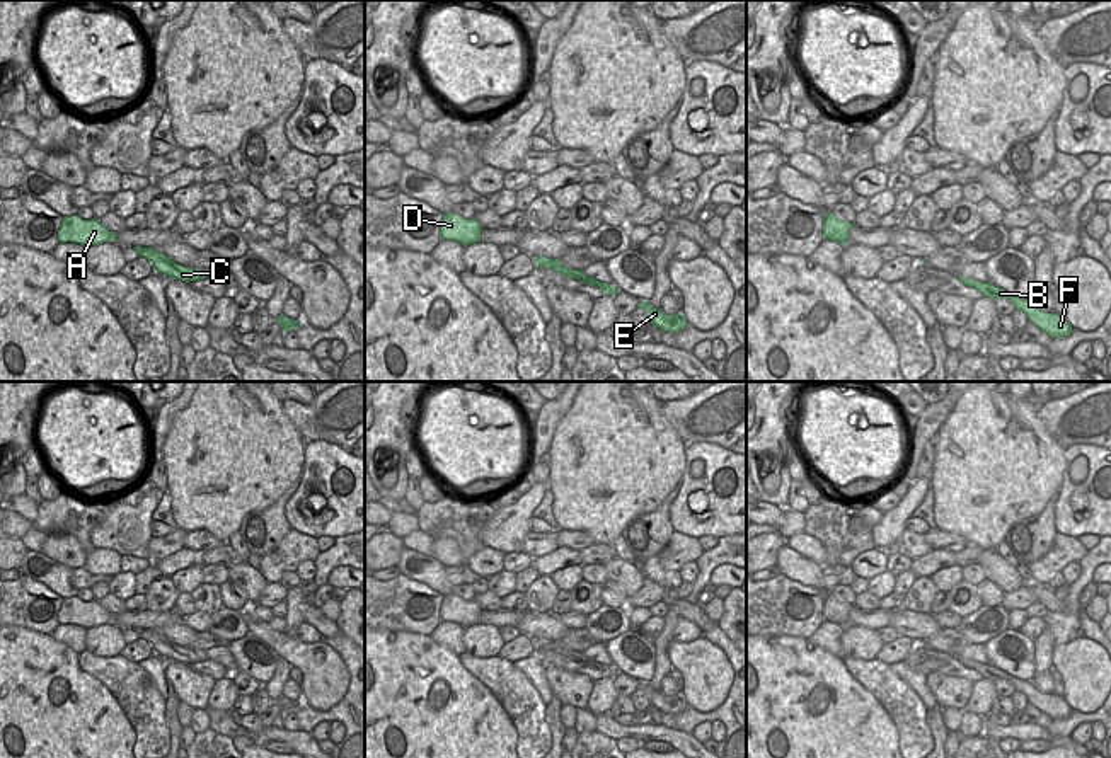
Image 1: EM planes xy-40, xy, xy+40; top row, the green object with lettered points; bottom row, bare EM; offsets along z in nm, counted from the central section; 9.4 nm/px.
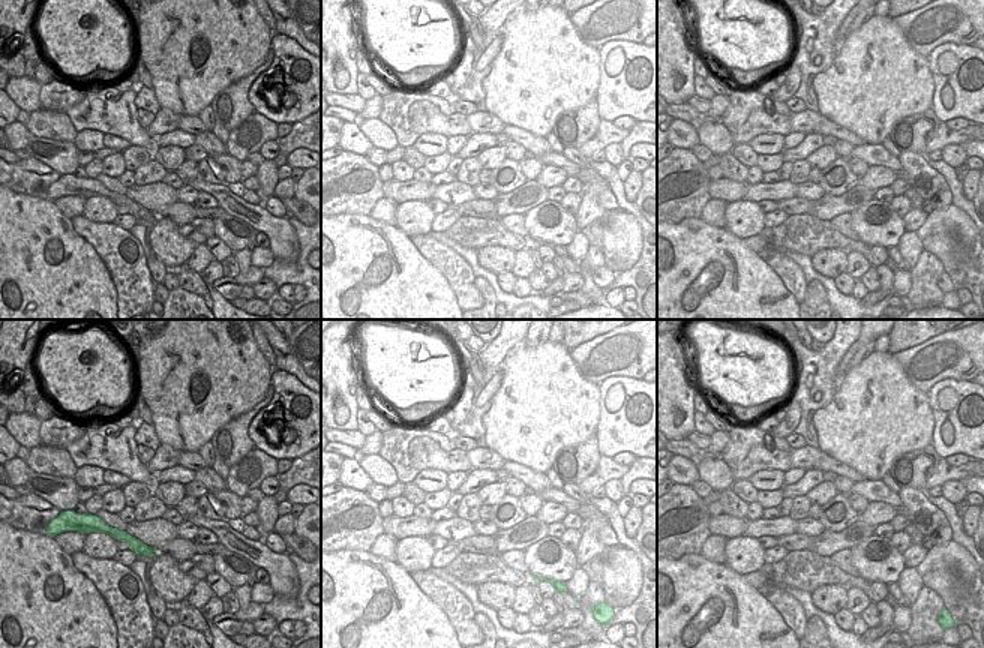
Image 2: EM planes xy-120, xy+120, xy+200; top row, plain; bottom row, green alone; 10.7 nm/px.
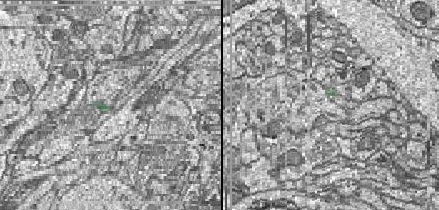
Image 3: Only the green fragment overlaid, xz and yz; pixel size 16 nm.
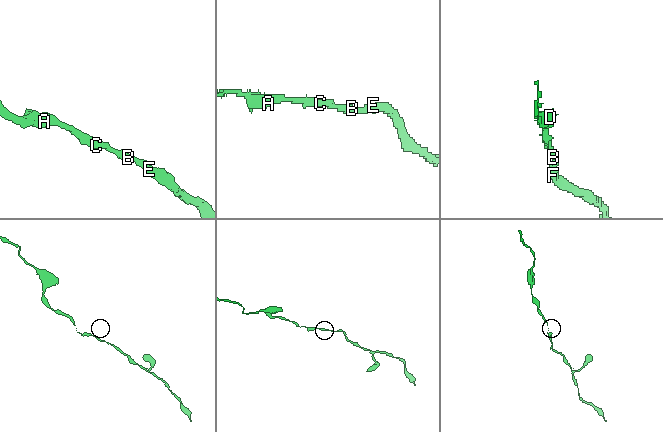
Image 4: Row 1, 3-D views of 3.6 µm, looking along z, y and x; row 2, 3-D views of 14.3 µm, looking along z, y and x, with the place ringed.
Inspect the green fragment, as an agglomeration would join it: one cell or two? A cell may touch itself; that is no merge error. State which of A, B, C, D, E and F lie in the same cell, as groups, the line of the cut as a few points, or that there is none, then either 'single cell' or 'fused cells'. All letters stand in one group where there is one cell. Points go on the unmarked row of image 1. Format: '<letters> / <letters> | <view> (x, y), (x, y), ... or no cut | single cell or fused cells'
A B C D E F | no cut | single cell

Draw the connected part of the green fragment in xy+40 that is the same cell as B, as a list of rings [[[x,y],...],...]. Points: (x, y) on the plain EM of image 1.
[[[958,658],[958,661],[970,668],[975,669],[981,675],[981,678],[987,680],[1007,680],[1012,683],[1012,686],[1016,688],[1016,692],[1021,692],[1028,697],[1028,702],[1033,703],[1039,712],[1046,714],[1050,719],[1056,721],[1056,719],[1067,719],[1072,714],[1070,705],[1065,702],[1063,697],[1058,695],[1048,695],[1048,693],[1041,693],[1034,688],[1033,681],[1024,681],[1019,680],[1012,675],[1007,675],[1005,671],[988,664],[981,664],[976,661],[970,661],[970,659],[963,659]]]

